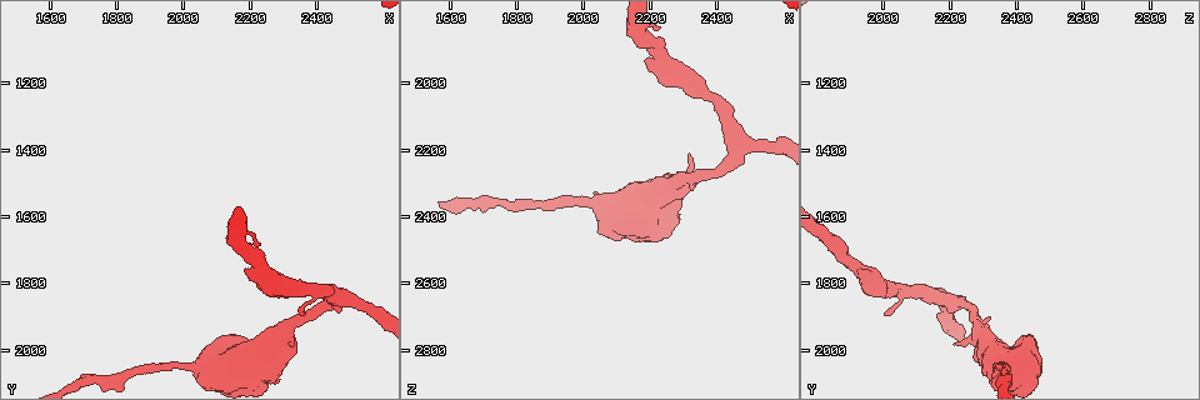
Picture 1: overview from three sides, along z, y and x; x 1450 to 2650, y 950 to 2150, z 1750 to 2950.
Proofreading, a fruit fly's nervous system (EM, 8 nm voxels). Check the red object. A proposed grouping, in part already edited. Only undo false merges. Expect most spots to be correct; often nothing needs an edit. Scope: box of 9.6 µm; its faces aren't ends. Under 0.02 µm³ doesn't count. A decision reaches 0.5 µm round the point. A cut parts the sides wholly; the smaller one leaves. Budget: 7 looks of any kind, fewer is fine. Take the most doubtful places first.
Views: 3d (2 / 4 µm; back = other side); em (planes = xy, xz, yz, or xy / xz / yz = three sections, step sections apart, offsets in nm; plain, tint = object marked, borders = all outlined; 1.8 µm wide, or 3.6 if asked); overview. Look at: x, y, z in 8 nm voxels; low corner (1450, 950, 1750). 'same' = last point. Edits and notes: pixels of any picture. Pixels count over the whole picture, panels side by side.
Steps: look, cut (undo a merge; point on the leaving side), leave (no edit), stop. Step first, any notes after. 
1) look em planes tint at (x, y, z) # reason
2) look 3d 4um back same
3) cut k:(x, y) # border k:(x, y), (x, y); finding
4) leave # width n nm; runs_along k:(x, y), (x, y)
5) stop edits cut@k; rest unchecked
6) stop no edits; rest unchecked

look em planes plain at (1980, 2060, 2360) # sudden change in width

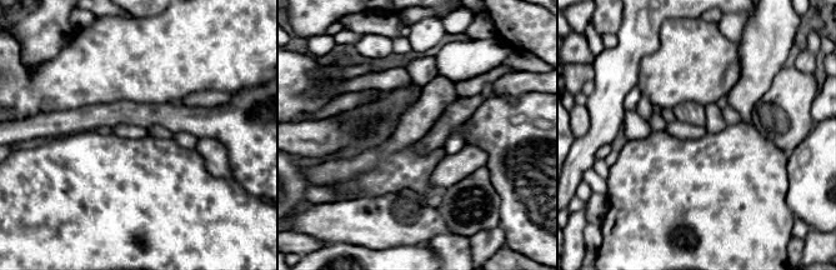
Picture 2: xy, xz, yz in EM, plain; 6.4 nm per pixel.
look em planes tint same # where the object lies

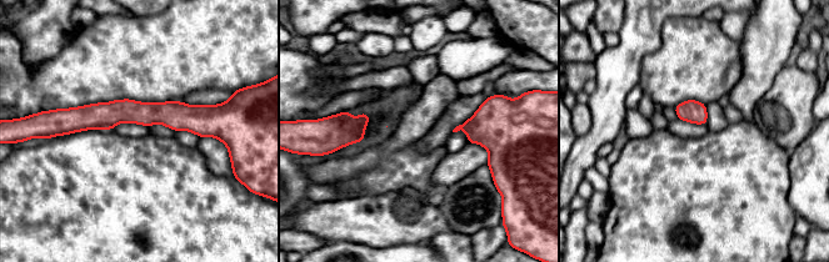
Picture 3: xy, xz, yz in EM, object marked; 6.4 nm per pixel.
leave # width 150 nm; one cell here

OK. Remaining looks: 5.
look em 3.6um yz step 8 tint at (2280, 1970, 2300)

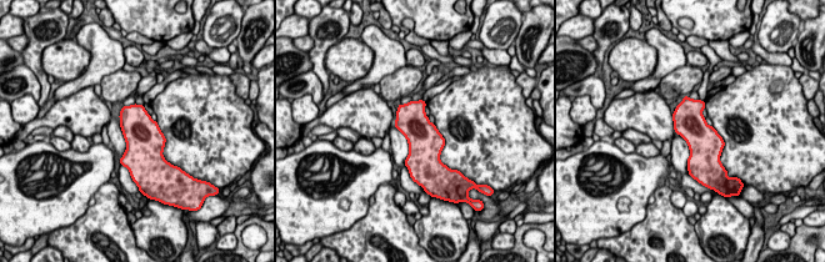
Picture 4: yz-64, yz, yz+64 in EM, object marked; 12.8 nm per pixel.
look em 3.6um planes tint same # cut it another way

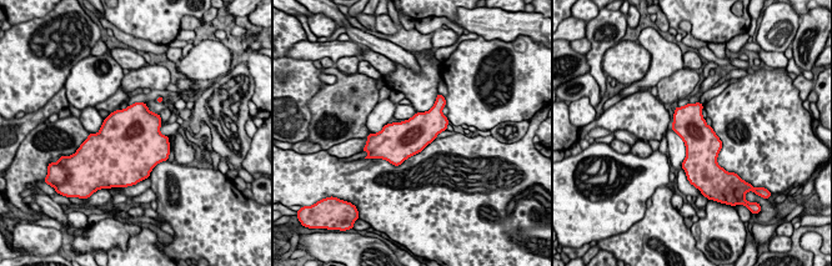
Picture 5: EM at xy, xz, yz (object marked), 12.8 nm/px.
leave # width 420 nm; all the same cell

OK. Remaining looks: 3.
look 3d 2um at (2460, 1850, 2200) # three arms meet

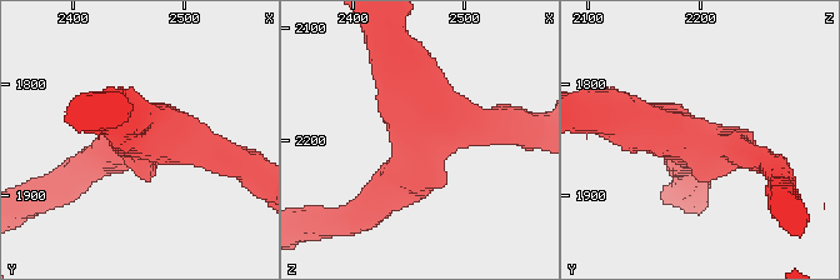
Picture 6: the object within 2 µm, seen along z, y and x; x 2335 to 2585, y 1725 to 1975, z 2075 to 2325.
look em planes tint at (2460, 1854, 2190) # arms 3; arm_widths 200, 260, 320 nm; now the EM

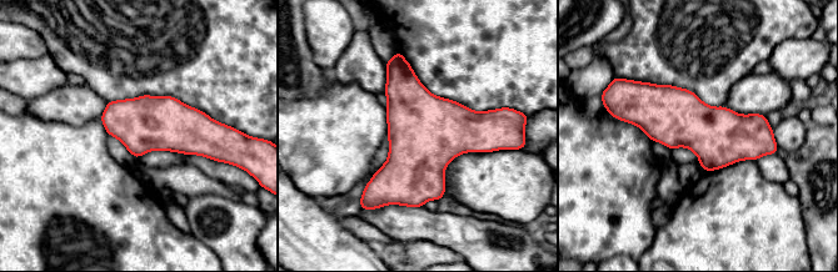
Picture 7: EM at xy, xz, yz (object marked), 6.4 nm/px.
leave # one cell here

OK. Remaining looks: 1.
stop no edits; rest unchecked

